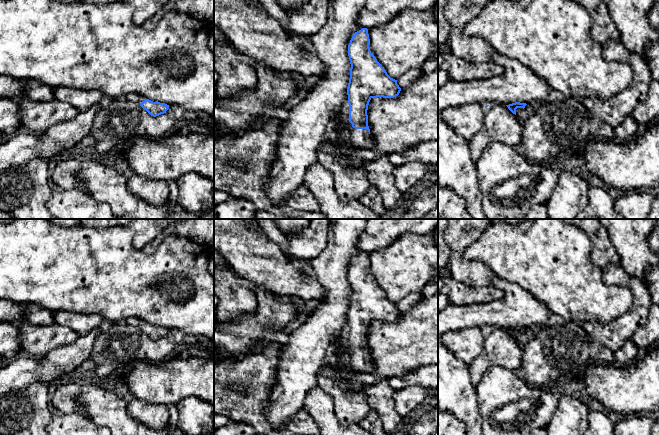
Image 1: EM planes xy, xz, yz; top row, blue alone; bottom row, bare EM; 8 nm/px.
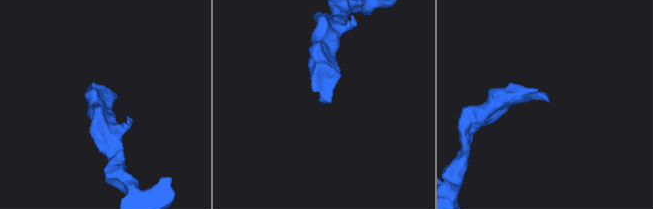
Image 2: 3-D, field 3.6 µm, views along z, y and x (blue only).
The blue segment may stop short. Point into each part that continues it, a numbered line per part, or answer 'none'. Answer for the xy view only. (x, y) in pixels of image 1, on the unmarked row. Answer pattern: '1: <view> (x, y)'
1: xy (134, 321)

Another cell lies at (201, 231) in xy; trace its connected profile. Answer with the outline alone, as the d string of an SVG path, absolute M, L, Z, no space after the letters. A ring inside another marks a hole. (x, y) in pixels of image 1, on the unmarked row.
M182 219L167 226L163 233L146 244L142 251L155 253L163 237L177 235L207 246L214 239L214 219Z

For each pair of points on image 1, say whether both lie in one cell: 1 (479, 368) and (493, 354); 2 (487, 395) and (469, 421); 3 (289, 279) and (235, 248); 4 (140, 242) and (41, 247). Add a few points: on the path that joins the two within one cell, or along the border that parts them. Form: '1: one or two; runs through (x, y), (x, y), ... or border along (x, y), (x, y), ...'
1: one; runs through (482, 365), (490, 357)
2: two; border along (475, 387), (482, 424)
3: one; runs through (276, 273), (248, 252)
4: two; border along (129, 229), (132, 233), (132, 245), (141, 250)

